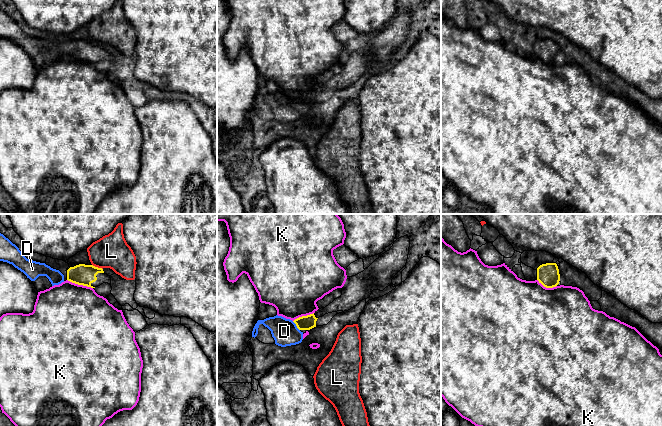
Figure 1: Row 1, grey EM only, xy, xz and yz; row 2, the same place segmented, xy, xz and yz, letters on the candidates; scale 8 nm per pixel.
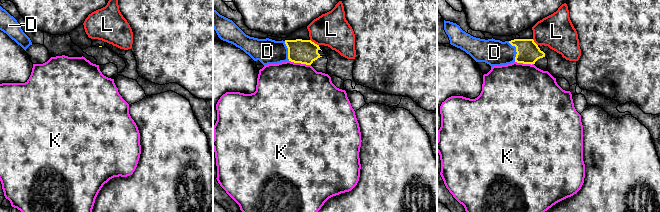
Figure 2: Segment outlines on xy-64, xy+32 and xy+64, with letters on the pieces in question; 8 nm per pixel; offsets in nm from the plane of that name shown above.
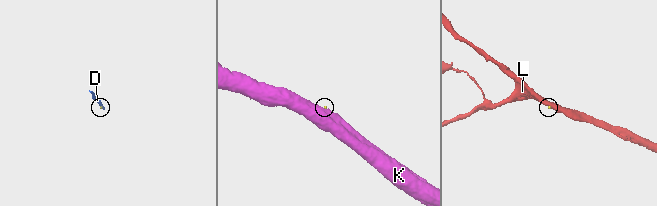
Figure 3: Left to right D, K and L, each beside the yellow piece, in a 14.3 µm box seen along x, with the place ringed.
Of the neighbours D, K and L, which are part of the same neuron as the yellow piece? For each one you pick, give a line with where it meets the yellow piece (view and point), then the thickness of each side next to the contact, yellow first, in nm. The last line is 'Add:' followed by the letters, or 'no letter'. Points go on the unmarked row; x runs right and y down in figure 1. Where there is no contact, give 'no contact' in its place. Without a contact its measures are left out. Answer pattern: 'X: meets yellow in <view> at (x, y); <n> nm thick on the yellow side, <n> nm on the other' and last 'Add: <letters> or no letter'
D: meets yellow in xz at (296, 101); 120 nm thick on the yellow side, 200 nm on the other
Add: D

